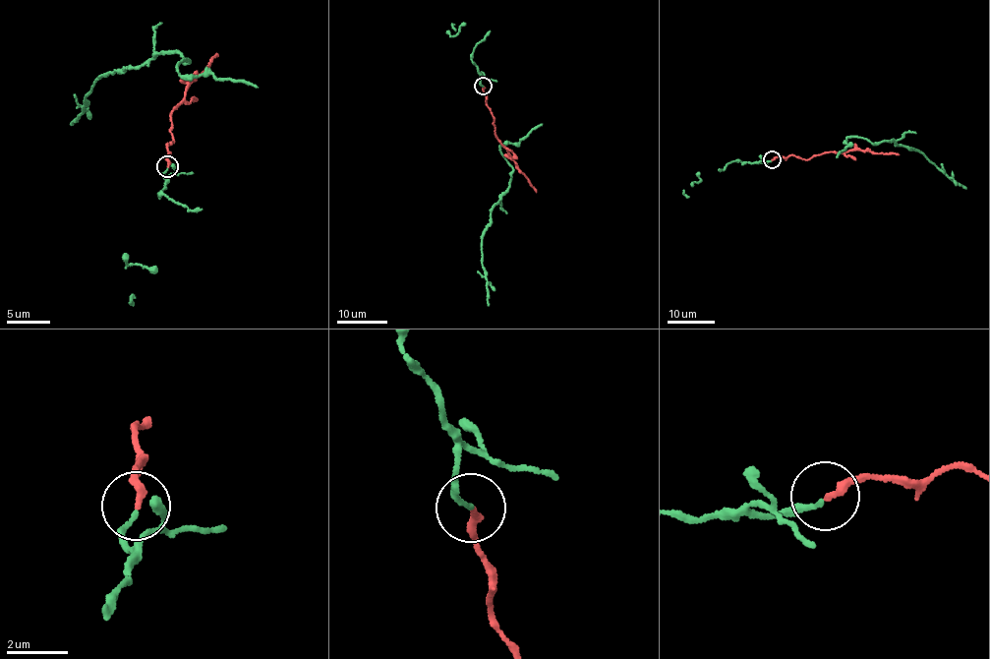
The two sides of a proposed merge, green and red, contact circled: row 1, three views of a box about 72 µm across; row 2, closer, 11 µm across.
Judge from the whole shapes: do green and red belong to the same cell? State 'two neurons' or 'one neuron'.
one neuron

